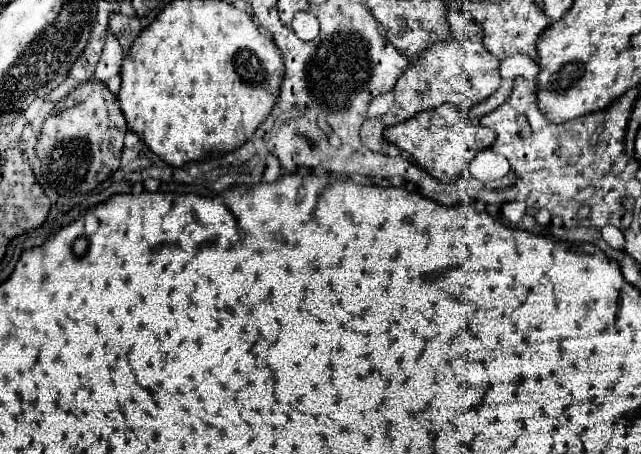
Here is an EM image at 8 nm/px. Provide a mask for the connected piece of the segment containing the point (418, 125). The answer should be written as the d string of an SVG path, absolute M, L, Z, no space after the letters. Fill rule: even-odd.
M442 105L438 109L422 111L404 123L388 127L384 131L384 137L440 183L454 183L458 175L468 173L468 165L476 157L476 153L492 147L496 141L492 129L466 119L454 105Z

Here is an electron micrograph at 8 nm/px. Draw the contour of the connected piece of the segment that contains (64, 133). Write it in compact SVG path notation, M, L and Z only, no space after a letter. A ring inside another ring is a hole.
M102 81L82 83L76 91L72 91L72 95L68 95L66 101L66 107L58 107L46 117L34 151L40 159L44 179L50 181L50 187L56 193L64 195L74 191L84 195L118 171L128 127L116 97Z

